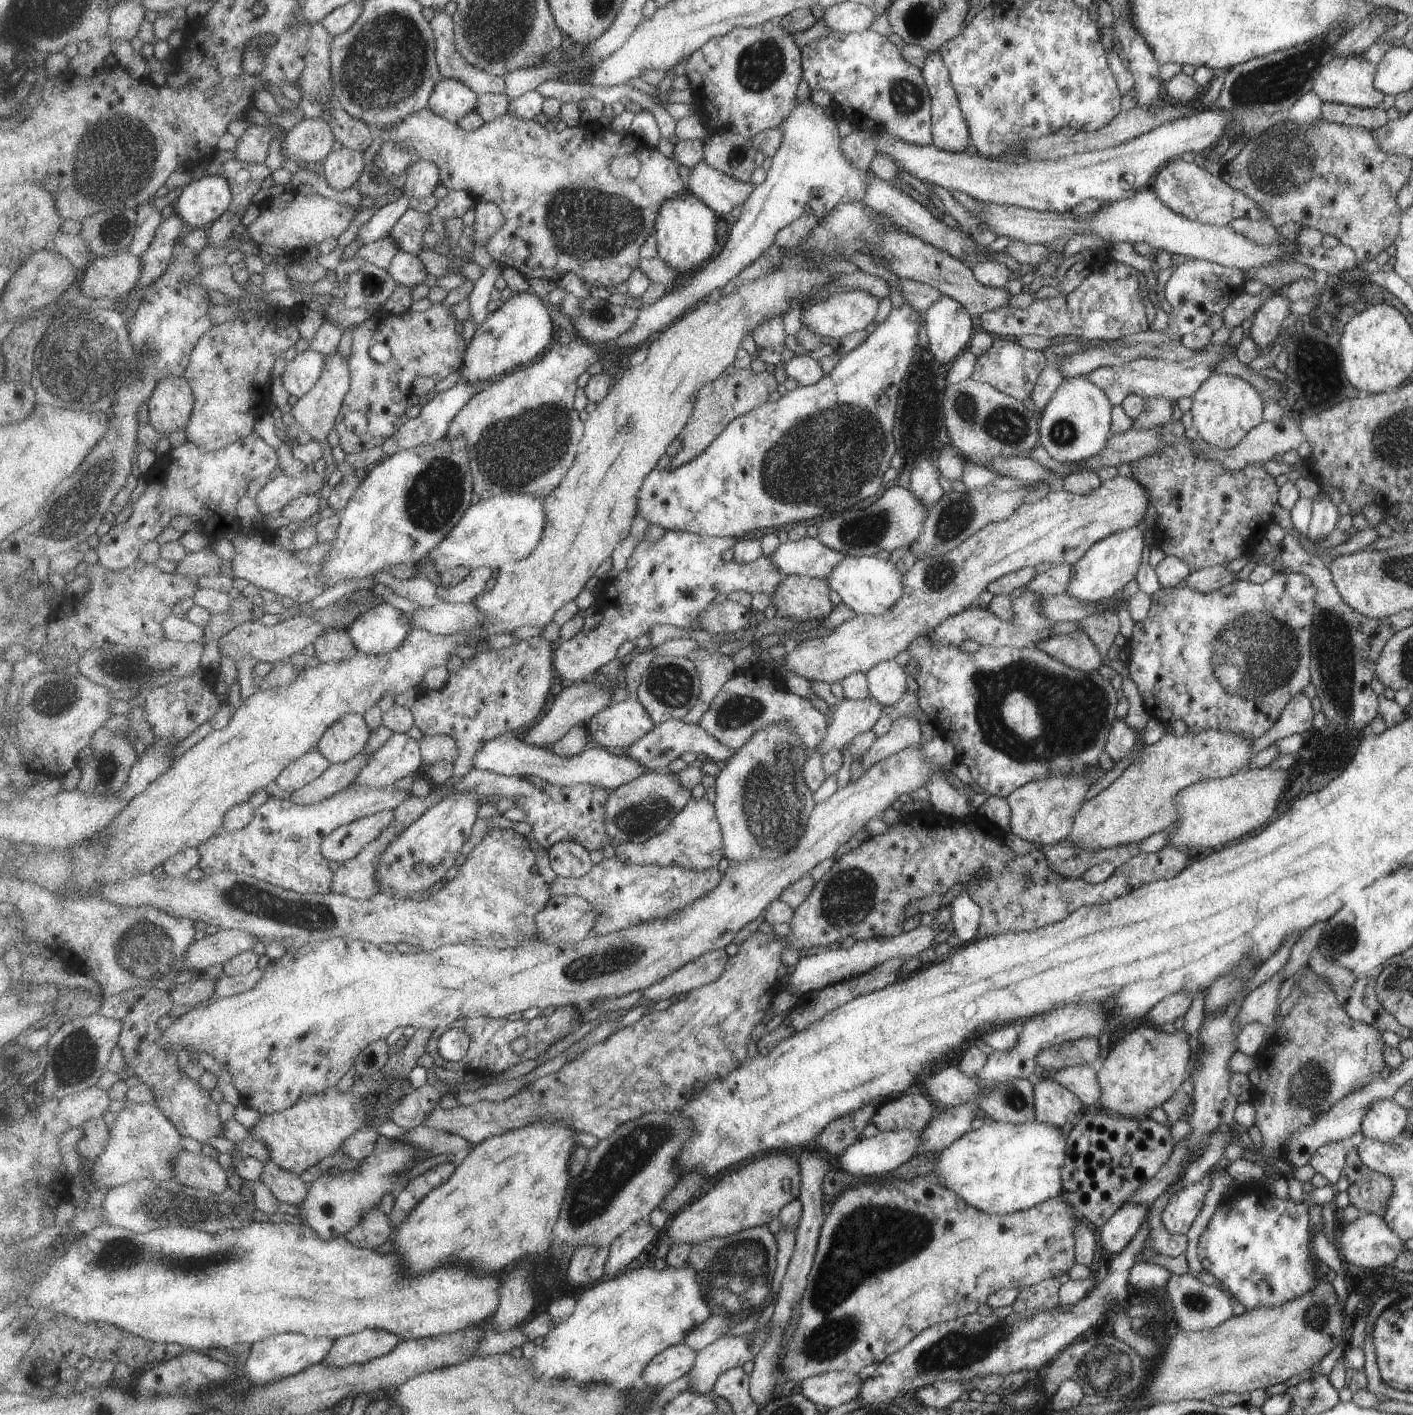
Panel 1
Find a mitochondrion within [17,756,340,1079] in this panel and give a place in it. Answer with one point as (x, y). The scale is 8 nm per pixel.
(143, 950)

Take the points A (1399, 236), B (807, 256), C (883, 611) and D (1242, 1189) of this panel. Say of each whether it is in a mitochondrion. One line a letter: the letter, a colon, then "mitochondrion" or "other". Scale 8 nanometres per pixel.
A: other
B: other
C: other
D: other

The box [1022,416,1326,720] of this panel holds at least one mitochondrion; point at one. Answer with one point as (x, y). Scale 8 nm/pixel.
(1255, 653)

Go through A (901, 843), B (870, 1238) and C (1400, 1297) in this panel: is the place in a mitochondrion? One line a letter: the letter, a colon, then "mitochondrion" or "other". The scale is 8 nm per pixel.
A: other
B: mitochondrion
C: other

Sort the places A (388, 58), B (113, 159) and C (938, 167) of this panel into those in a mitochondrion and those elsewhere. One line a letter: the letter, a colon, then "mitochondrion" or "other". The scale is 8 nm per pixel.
A: mitochondrion
B: mitochondrion
C: other

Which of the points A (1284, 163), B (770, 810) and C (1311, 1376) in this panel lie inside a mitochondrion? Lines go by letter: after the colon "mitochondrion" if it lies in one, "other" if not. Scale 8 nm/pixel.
A: mitochondrion
B: mitochondrion
C: other

